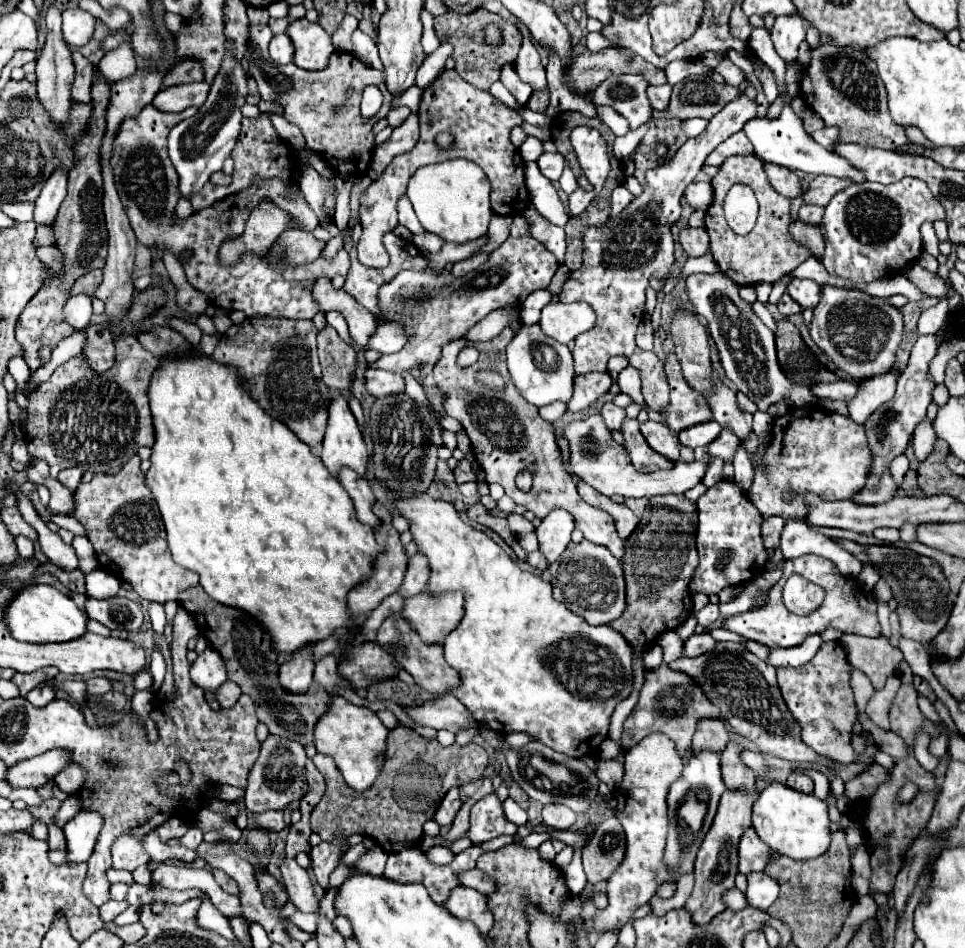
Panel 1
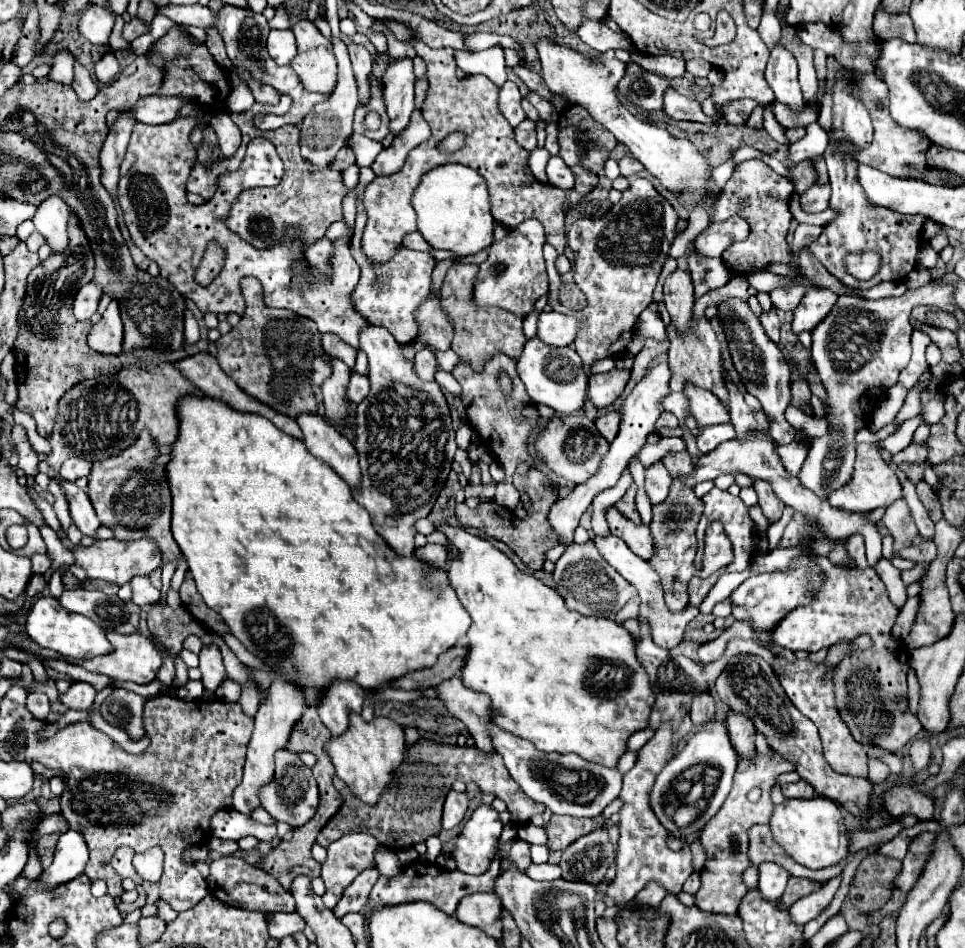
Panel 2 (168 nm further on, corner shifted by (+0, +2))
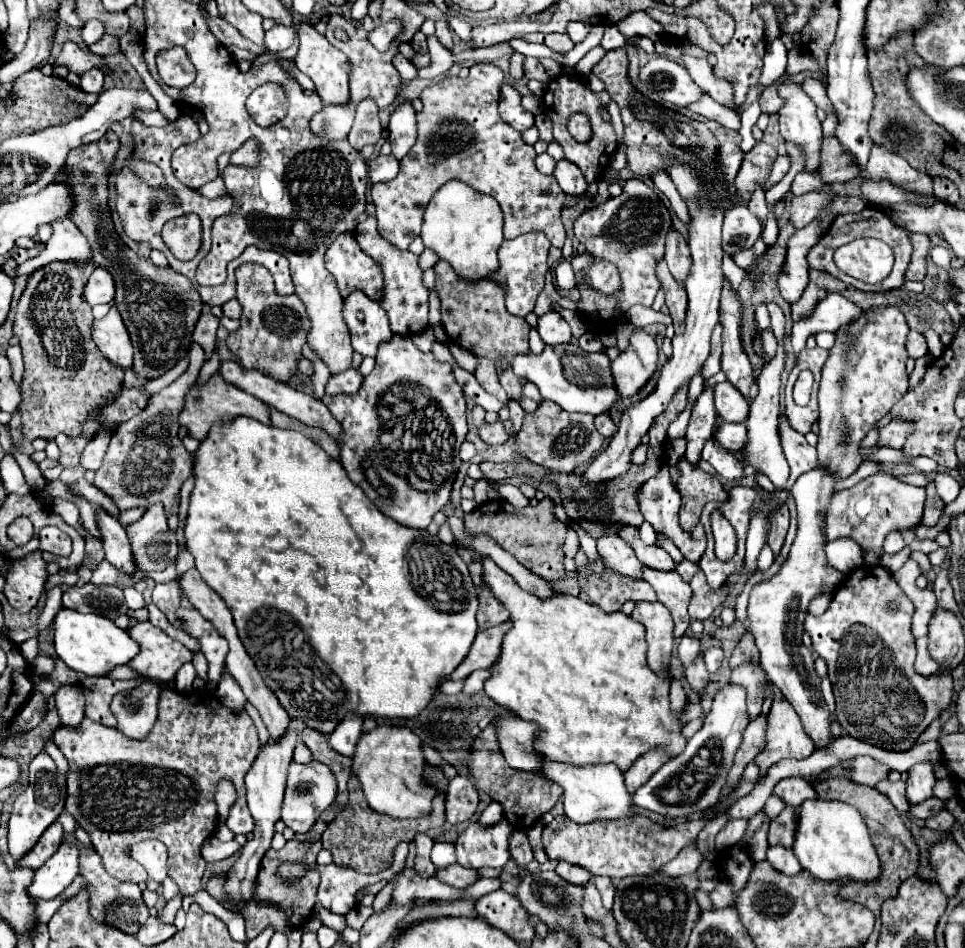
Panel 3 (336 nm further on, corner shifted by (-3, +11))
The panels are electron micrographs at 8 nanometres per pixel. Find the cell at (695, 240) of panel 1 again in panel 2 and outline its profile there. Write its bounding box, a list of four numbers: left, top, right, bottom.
[694,216,748,256]

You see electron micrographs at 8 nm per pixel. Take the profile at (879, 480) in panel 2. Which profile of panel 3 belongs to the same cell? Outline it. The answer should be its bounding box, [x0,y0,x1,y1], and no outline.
[827,473,925,561]

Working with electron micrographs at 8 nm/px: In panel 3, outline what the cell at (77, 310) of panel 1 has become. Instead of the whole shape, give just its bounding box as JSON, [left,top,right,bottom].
[85,267,115,305]

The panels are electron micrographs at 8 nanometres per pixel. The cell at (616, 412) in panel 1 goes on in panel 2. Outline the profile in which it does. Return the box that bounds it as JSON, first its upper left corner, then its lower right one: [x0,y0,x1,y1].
[596,410,618,442]

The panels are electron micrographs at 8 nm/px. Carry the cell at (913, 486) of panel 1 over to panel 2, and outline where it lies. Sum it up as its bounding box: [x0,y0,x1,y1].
[916,480,942,522]

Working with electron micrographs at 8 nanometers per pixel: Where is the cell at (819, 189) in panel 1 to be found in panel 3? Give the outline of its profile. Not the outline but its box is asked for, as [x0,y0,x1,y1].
[789,193,831,229]

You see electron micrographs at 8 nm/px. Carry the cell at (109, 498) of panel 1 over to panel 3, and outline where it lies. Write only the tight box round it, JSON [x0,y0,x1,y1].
[95,343,203,515]

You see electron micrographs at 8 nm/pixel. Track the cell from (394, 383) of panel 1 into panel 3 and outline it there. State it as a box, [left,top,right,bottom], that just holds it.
[327,369,363,395]

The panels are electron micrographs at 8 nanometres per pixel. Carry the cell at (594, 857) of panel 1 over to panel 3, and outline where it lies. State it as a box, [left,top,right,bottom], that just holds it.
[555,861,591,885]

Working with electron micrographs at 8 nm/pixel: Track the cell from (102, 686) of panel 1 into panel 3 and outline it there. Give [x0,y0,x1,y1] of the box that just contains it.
[55,685,85,727]

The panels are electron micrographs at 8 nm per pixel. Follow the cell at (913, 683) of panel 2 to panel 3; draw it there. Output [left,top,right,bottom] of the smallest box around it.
[915,623,939,677]

